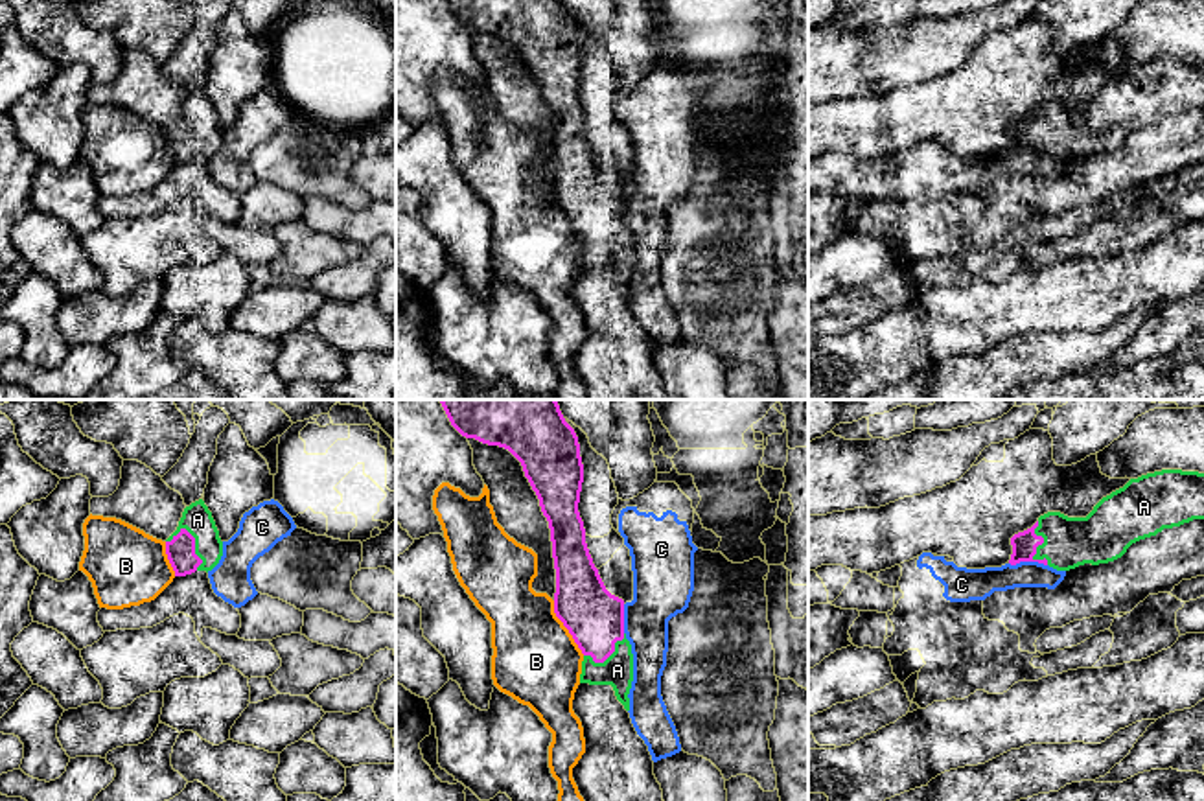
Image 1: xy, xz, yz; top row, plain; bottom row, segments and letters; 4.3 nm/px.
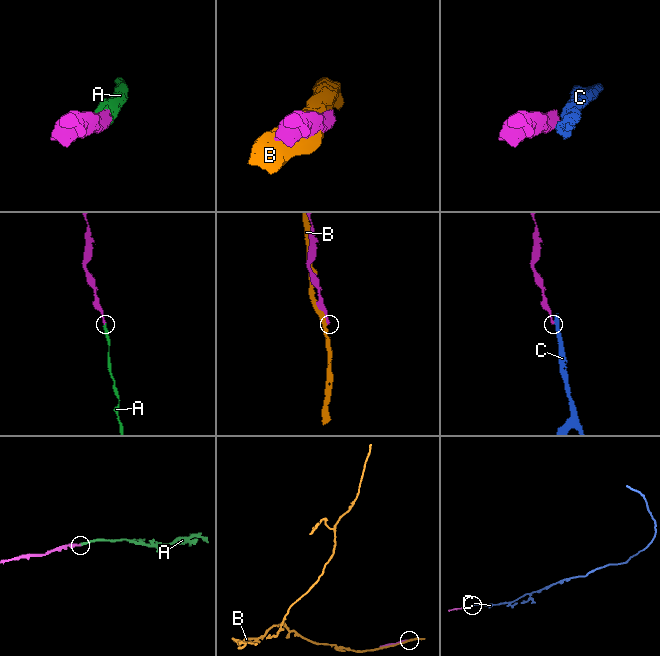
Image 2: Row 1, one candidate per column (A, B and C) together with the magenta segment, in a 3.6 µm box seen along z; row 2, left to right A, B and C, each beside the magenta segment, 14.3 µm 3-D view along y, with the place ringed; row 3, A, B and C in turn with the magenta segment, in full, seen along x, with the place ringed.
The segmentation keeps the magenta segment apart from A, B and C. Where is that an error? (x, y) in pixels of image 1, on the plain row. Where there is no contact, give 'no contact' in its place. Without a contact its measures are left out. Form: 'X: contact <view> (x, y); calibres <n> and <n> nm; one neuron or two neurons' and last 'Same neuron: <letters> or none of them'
A: contact xy (194, 135); calibres 130 and 130 nm; one neuron
B: contact xz (566, 214); calibres 260 and 380 nm; two neurons
C: contact yz (1028, 148); calibres 110 and 140 nm; two neurons
Same neuron: A

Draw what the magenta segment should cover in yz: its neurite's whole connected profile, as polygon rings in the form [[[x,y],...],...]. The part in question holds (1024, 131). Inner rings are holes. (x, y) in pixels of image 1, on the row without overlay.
[[[1162,57],[1130,66],[1103,85],[1086,105],[1068,105],[1060,99],[1040,103],[1031,116],[1011,125],[1009,151],[1038,149],[1057,158],[1108,151],[1121,145],[1132,131],[1193,107],[1204,107],[1204,61]]]

